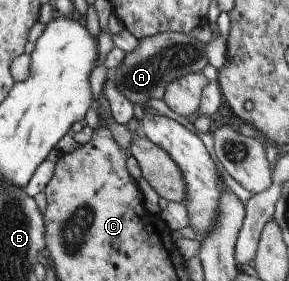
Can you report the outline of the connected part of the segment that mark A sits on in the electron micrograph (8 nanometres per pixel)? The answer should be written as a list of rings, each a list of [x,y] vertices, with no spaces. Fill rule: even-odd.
[[[164,32],[146,39],[139,39],[138,47],[132,53],[126,52],[124,61],[116,68],[110,68],[107,77],[116,89],[133,105],[148,108],[150,99],[163,99],[166,87],[183,75],[202,72],[208,64],[207,44],[196,39],[192,33]]]

